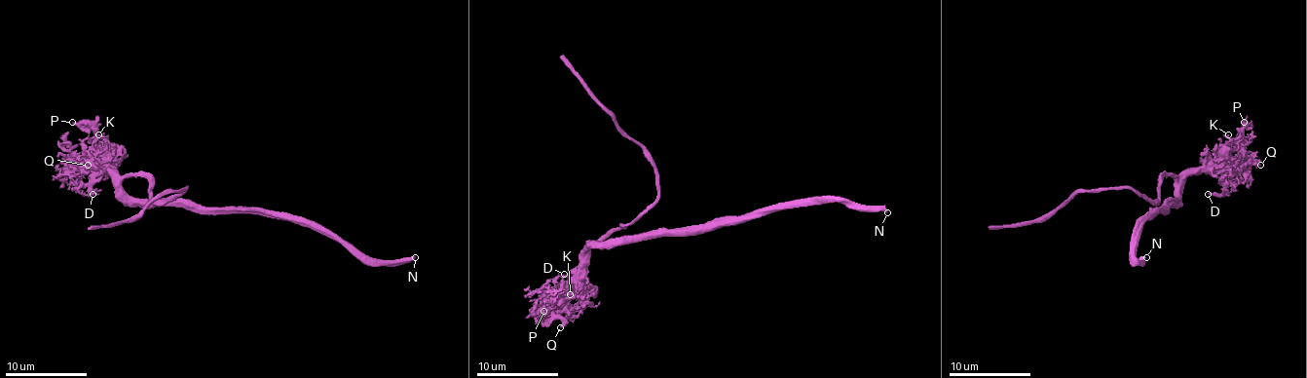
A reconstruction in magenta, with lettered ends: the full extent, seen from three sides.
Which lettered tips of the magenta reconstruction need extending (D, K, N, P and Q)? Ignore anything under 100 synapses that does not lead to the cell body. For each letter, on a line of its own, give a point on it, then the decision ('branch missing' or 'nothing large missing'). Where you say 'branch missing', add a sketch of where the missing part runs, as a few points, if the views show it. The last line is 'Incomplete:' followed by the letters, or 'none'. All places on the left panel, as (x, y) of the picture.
D: (93, 194) | nothing large missing
K: (98, 134) | nothing large missing
N: (415, 257) | nothing large missing
P: (72, 122) | nothing large missing
Q: (88, 165) | nothing large missing
Incomplete: none

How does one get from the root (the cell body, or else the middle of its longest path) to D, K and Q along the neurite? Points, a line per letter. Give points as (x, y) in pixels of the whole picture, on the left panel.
D: (133, 200), (106, 171), (93, 185), (93, 194)
K: (133, 200), (104, 161), (111, 142), (98, 134)
Q: (133, 200), (106, 171), (108, 169), (88, 165)

